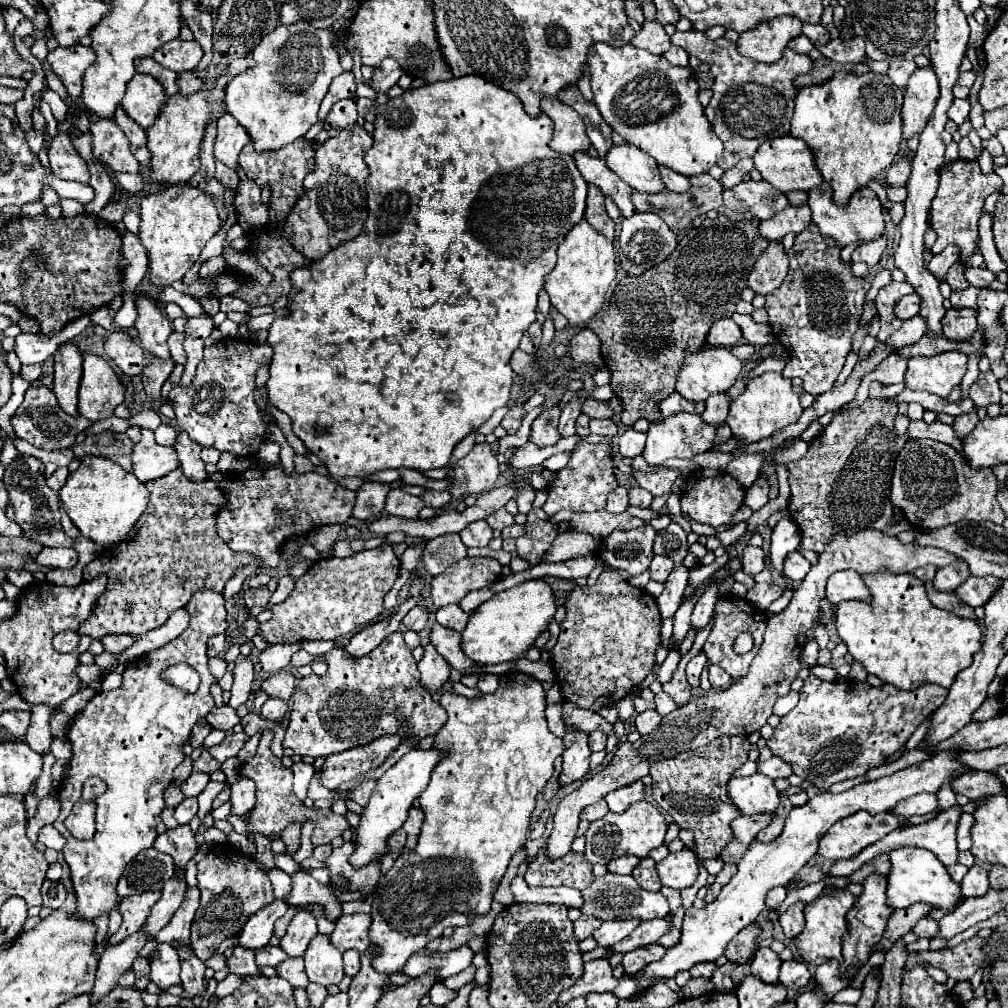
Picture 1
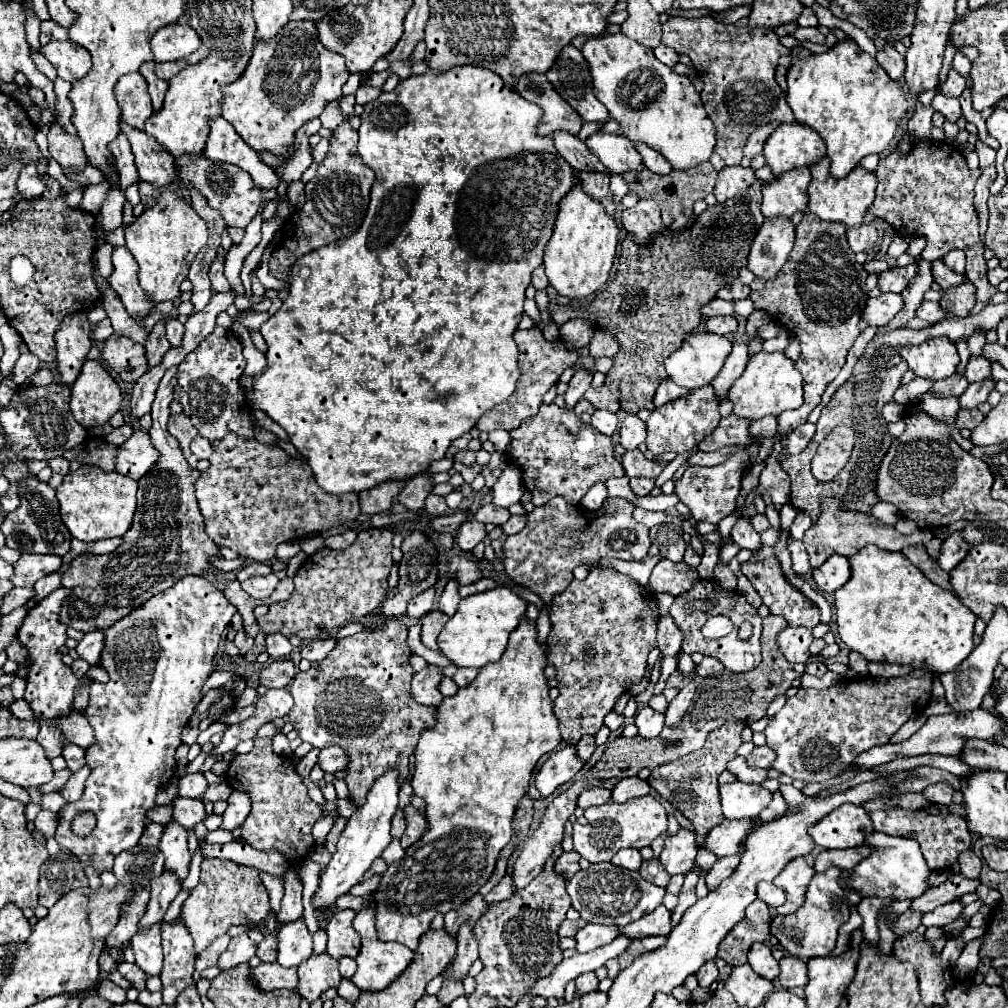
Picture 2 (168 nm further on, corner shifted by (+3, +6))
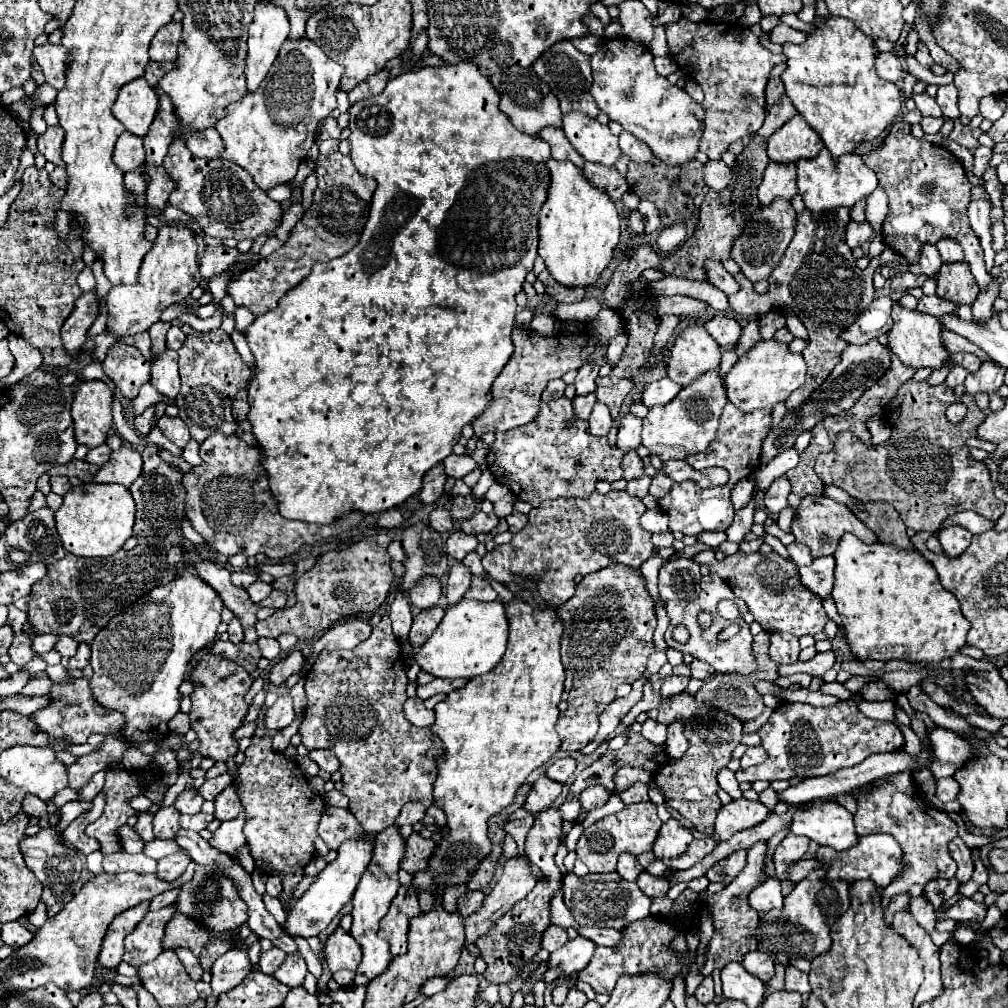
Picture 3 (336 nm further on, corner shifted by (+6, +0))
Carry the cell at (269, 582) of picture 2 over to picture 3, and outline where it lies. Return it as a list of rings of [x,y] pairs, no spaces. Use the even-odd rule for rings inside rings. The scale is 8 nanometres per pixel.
[[[256,580],[256,582],[250,584],[246,590],[248,590],[248,594],[250,594],[250,598],[252,598],[254,602],[262,602],[262,600],[270,594],[272,586],[266,584],[266,582],[262,582],[262,580]]]

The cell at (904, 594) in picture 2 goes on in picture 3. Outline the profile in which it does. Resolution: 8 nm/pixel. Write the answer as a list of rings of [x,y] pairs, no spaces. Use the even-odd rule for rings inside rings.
[[[844,534],[834,552],[834,588],[832,598],[846,628],[846,642],[860,660],[908,660],[908,662],[940,662],[950,658],[966,646],[970,622],[964,618],[958,598],[948,592],[934,570],[934,566],[914,550],[904,550],[892,544],[874,542],[864,544],[852,534]]]

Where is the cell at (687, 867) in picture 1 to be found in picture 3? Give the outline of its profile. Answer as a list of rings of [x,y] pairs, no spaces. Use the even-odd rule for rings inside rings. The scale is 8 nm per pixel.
[[[670,818],[668,822],[662,824],[658,838],[654,842],[654,854],[658,858],[676,858],[680,856],[680,852],[684,852],[684,848],[688,848],[688,844],[692,842],[692,832],[682,826],[678,820]]]

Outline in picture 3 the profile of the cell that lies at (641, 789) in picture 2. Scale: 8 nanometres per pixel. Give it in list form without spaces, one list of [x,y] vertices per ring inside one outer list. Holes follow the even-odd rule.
[[[636,782],[632,784],[628,790],[624,790],[620,794],[622,802],[624,804],[636,804],[636,802],[646,802],[648,800],[648,784],[642,784],[642,782]]]

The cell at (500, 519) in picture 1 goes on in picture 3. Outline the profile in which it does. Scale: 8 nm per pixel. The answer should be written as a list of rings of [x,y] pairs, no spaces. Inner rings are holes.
[[[478,510],[474,516],[466,518],[462,522],[462,532],[464,534],[472,534],[472,536],[478,536],[478,534],[486,534],[490,530],[494,530],[498,526],[498,516],[494,512],[490,514],[484,514],[482,510]]]

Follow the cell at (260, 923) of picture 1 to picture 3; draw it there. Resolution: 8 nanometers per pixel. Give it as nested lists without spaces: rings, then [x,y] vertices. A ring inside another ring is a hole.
[[[232,950],[226,952],[224,956],[220,956],[214,966],[212,966],[212,994],[218,996],[222,992],[228,992],[232,988],[236,988],[248,974],[250,974],[250,960],[248,960],[248,952],[244,950]]]

